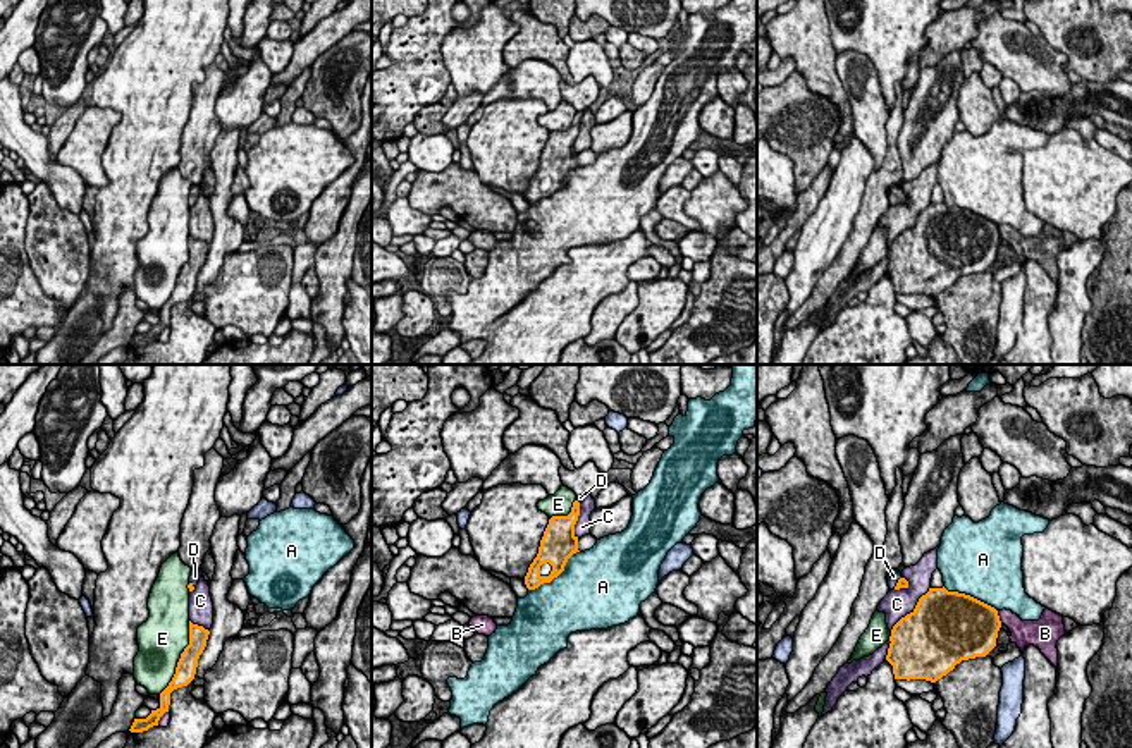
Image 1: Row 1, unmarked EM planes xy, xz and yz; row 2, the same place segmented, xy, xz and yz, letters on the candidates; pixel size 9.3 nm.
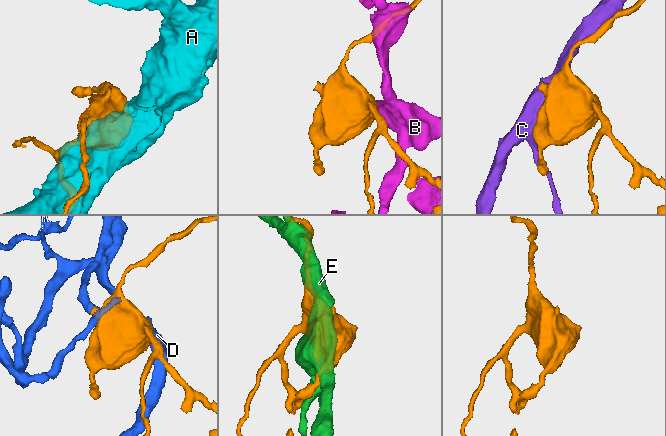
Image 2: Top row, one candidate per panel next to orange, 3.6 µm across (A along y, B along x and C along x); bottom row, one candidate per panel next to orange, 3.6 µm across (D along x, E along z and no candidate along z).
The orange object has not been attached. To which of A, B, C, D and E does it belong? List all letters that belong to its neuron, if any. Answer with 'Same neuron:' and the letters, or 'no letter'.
Same neuron: D

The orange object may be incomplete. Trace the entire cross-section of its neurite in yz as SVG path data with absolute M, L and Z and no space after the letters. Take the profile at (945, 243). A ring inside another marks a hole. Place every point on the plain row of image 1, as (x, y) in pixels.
M929 203L915 224L891 244L886 275L895 294L926 294L936 297L962 275L986 272L994 261L1001 236L998 225L970 210Z

